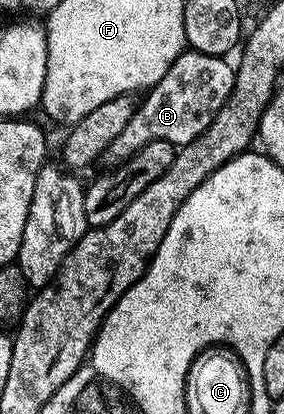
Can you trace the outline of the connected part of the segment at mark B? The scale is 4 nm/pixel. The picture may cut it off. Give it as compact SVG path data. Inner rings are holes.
M194 51L181 54L162 79L146 90L144 97L147 98L138 102L138 109L124 131L109 145L105 154L108 166L124 165L141 147L154 141L167 141L178 147L204 133L229 99L235 82L235 69L227 60L226 56L214 57Z

